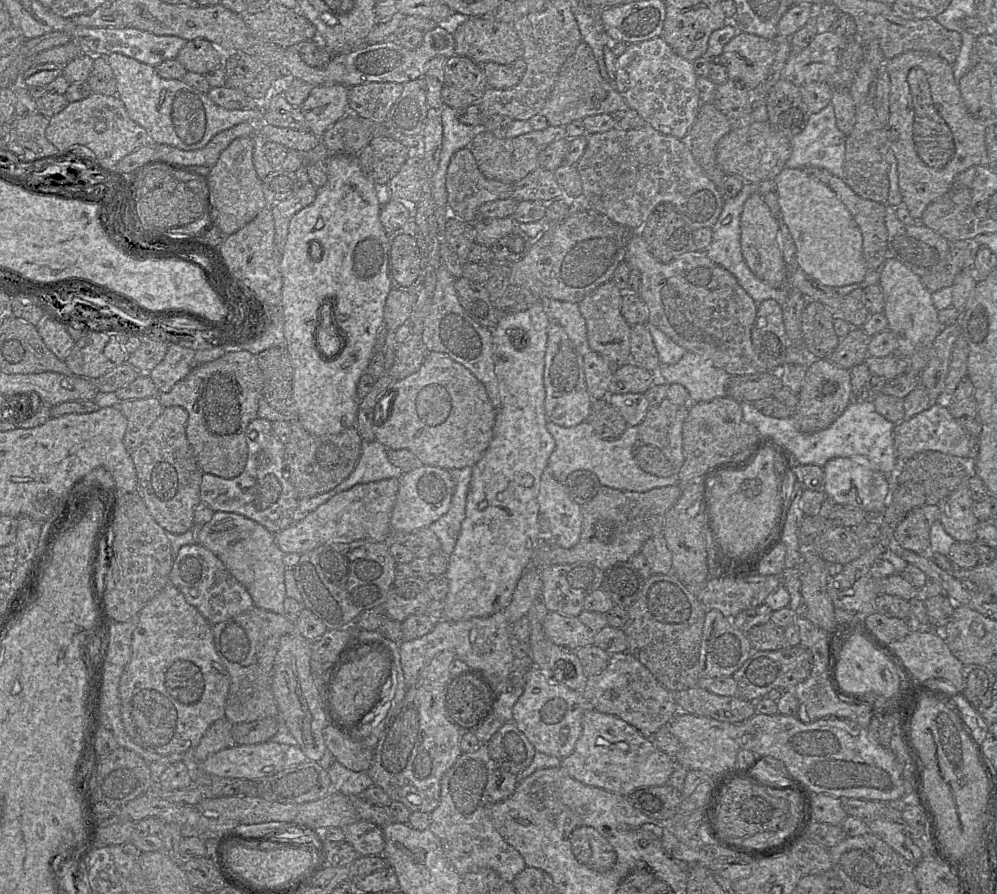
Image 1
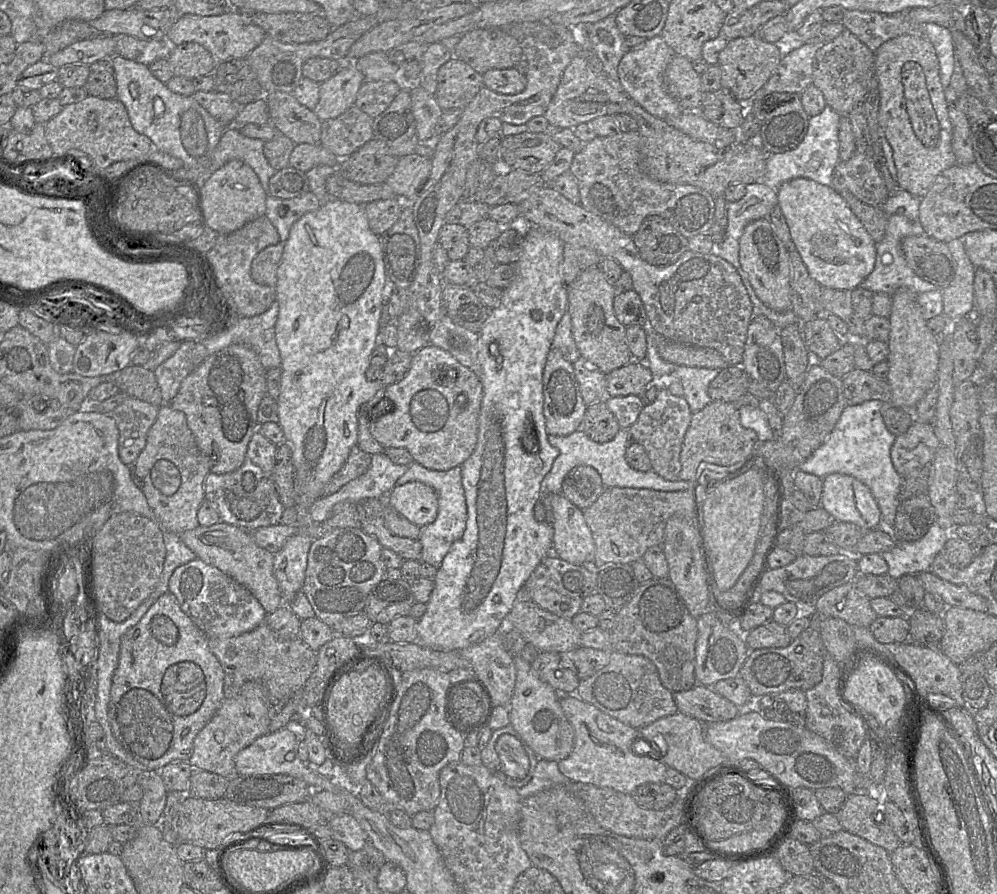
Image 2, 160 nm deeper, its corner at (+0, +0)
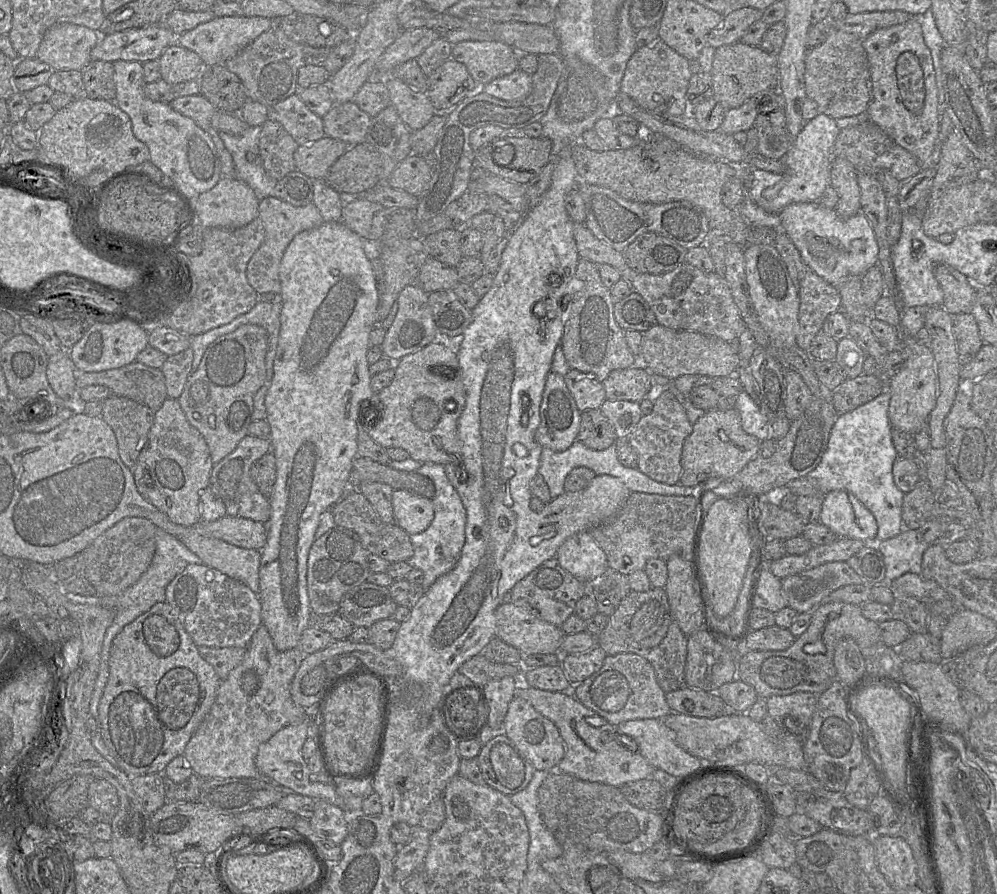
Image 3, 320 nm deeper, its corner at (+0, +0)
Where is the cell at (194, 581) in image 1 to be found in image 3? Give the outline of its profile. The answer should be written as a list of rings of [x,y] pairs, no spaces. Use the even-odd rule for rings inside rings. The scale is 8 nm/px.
[[[189,564],[175,576],[166,588],[166,602],[177,613],[197,647],[246,648],[262,625],[258,595],[242,582],[204,564]]]

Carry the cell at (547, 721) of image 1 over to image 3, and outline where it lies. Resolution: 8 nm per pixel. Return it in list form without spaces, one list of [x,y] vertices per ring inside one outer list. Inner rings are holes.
[[[515,696],[509,704],[502,732],[517,746],[535,770],[557,770],[557,765],[565,755],[565,745],[555,724],[519,696]]]

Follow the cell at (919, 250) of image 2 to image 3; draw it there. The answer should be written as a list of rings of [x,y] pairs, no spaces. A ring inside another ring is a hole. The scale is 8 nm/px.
[[[939,263],[933,274],[943,291],[942,306],[951,315],[970,312],[978,287],[954,267]]]

